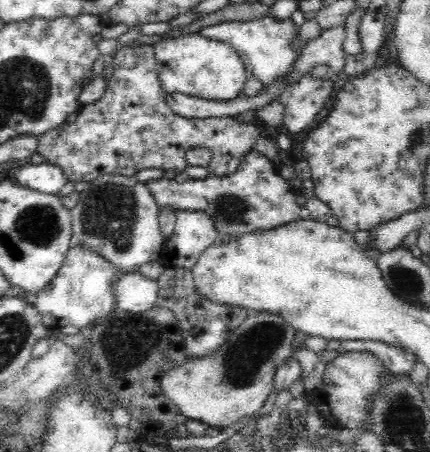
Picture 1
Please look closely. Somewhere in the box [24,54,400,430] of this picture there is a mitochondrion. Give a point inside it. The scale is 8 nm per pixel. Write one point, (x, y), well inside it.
(110, 212)

